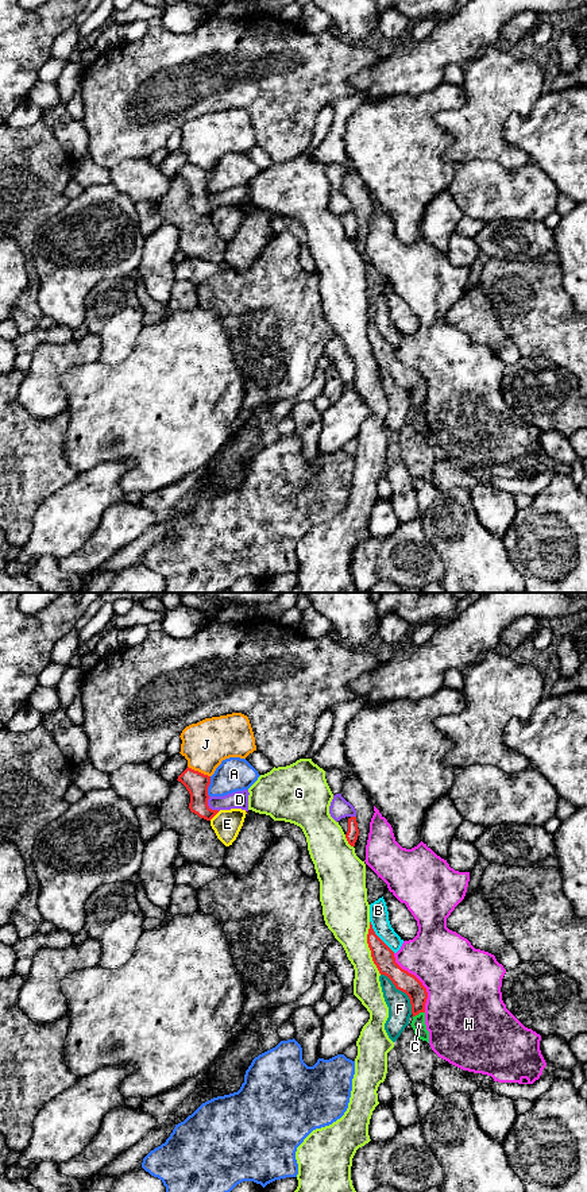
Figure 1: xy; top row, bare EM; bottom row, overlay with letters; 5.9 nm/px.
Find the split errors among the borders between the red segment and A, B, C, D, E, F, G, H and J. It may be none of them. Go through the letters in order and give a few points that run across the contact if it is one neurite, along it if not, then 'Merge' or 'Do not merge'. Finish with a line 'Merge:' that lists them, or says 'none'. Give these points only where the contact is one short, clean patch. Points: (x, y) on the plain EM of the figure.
A: Do not merge
B: Do not merge
C: Line: xy (424, 407), (413, 412). Do not merge
D: Do not merge
E: Do not merge
F: Do not merge
G: Do not merge
H: Do not merge
J: Line: xy (188, 161), (209, 172). Do not merge
Merge: none

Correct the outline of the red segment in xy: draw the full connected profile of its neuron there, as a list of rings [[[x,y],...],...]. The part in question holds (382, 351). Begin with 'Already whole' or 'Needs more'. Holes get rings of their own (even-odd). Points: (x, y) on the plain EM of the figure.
Already whole. [[[371,317],[367,339],[379,369],[387,371],[397,385],[409,391],[413,412],[425,408],[425,398],[428,394],[426,383],[414,370],[402,364],[395,358],[394,347],[375,329]]]

